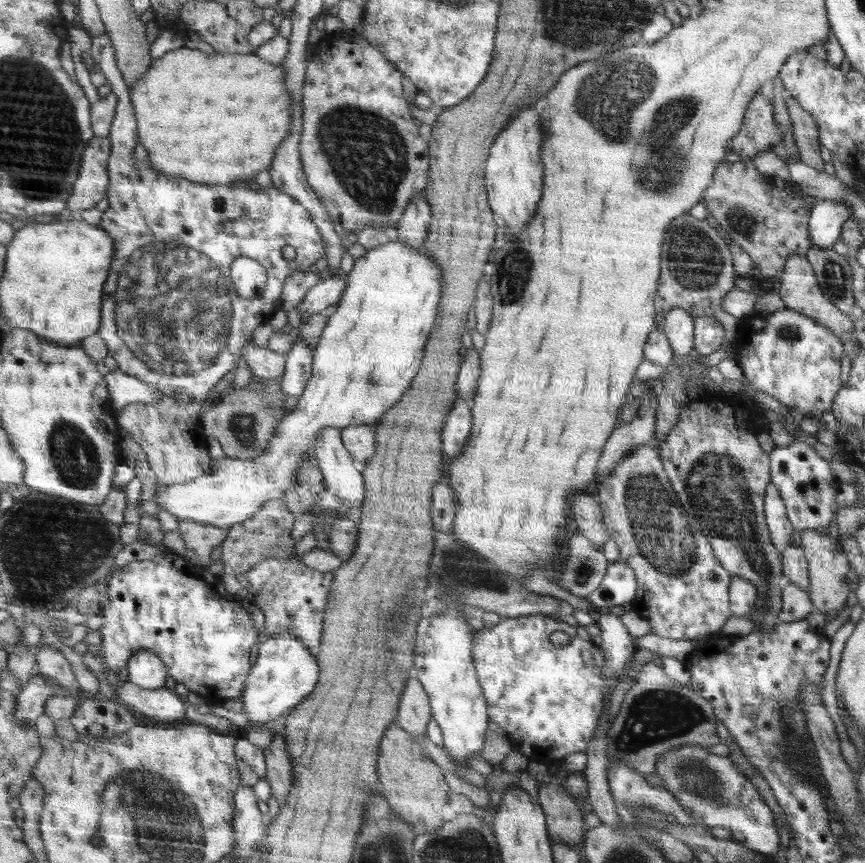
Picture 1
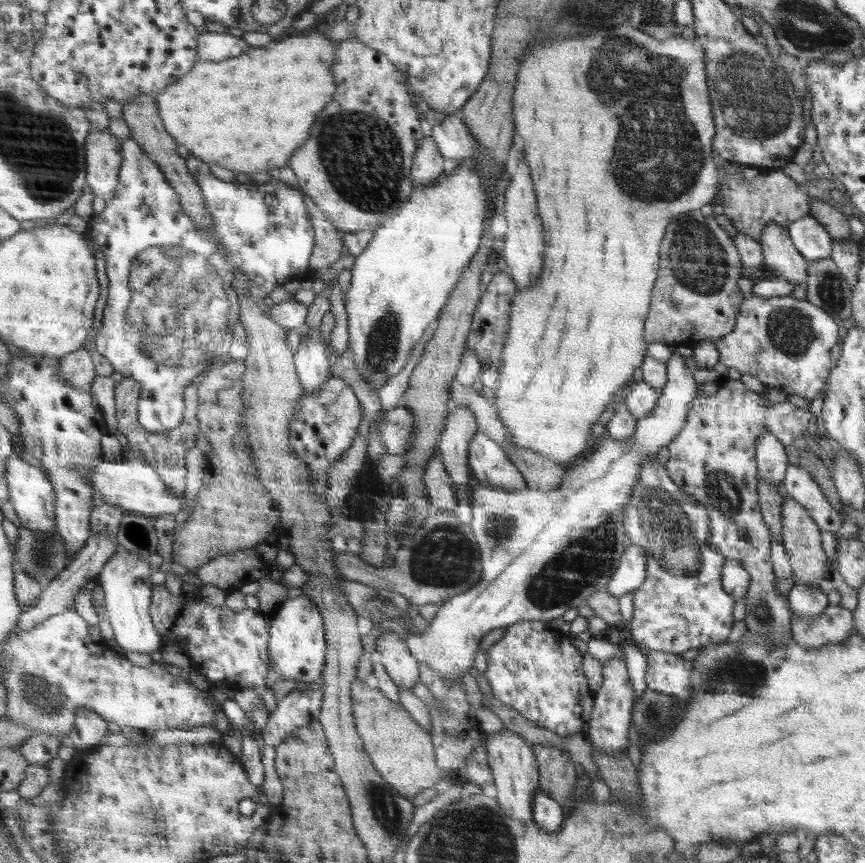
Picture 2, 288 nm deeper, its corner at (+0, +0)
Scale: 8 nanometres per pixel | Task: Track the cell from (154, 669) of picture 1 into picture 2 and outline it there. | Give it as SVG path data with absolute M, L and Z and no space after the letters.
M121 552L115 554L115 558L111 558L111 562L101 572L101 586L105 592L107 616L109 616L109 622L113 624L115 640L125 652L153 656L155 652L161 652L165 648L163 636L155 628L155 620L153 620L153 612L151 612L153 586L155 586L155 584L151 584L153 572L155 572L153 566L147 564L145 558L121 554Z

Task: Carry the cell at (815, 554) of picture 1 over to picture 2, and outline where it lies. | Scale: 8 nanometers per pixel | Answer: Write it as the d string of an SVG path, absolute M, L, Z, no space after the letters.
M793 500L783 502L781 518L783 518L783 524L781 524L783 526L783 548L789 554L789 564L793 568L795 582L813 586L813 588L821 588L821 584L825 580L825 568L829 568L829 566L825 562L825 552L821 548L821 538L819 538L819 530L817 530L819 526L815 526L813 524L815 520L809 516L809 512Z

